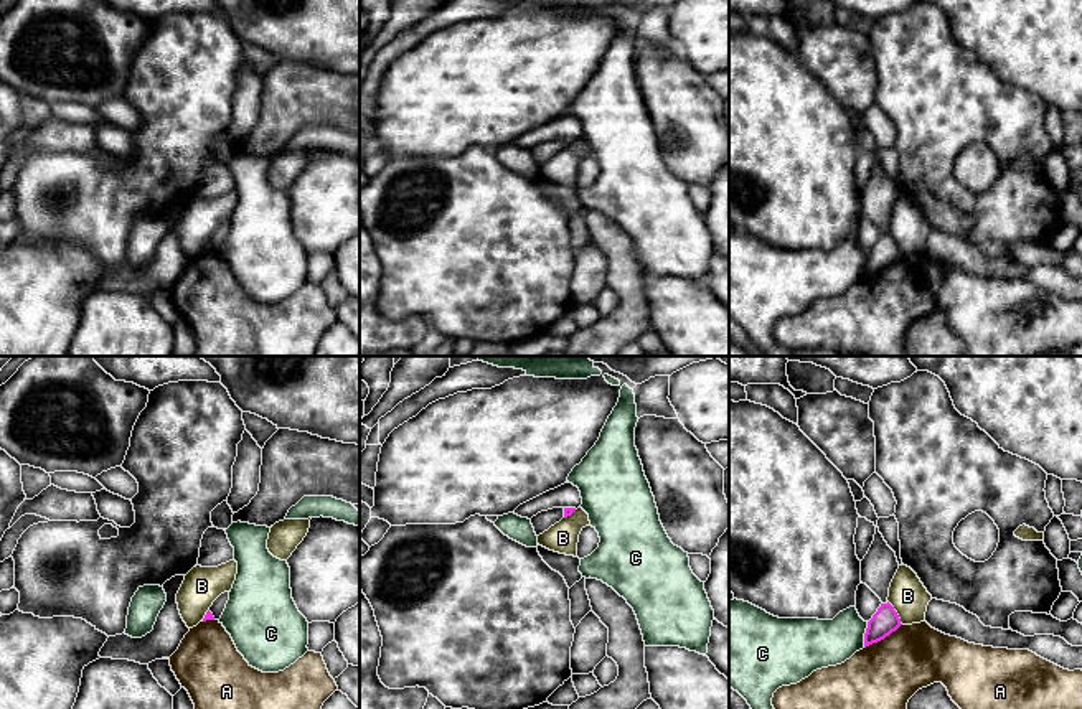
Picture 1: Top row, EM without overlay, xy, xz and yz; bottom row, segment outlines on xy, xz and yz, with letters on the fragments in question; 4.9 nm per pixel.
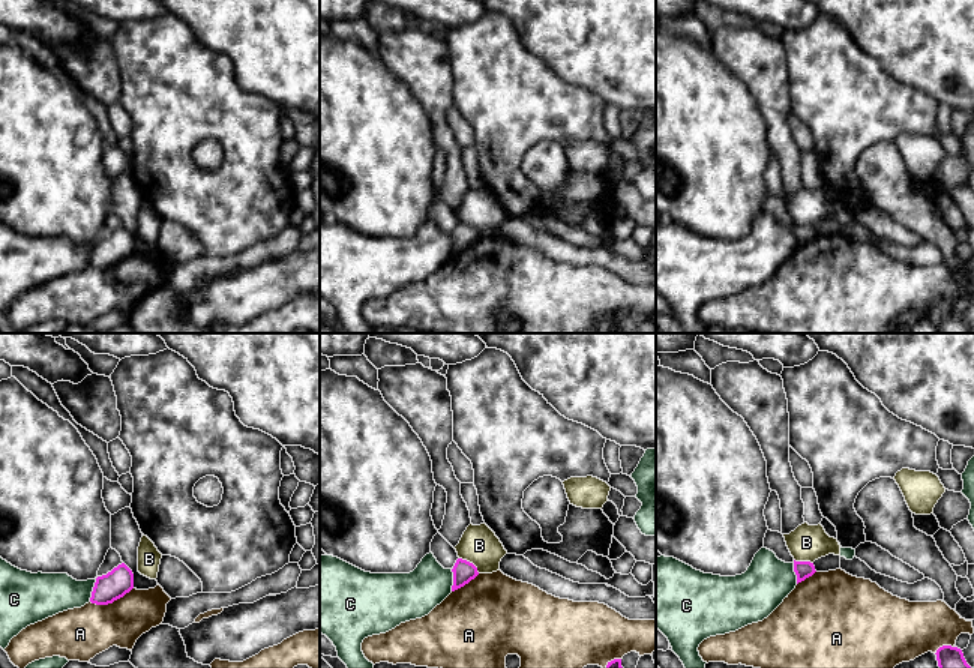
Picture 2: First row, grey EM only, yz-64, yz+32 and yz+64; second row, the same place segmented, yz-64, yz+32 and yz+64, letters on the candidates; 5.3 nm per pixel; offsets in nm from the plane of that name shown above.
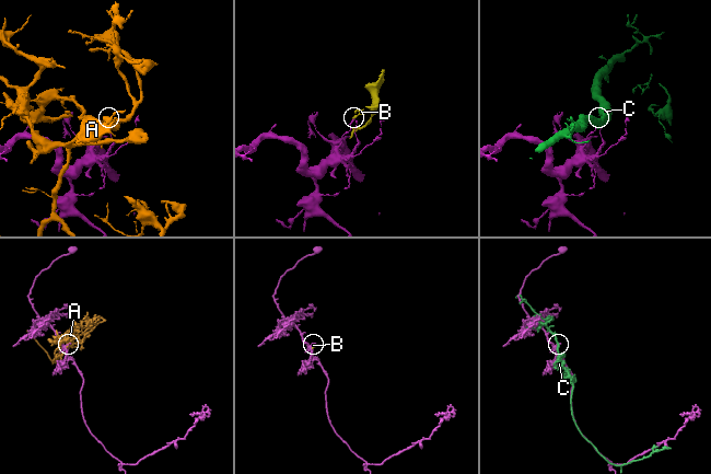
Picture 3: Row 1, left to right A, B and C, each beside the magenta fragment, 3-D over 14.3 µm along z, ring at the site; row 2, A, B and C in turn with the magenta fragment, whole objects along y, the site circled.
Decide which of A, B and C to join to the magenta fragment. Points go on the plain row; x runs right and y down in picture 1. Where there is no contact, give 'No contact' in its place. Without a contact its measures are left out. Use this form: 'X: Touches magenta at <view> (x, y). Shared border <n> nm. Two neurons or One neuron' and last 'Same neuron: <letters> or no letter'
A: Touches magenta at yz (883, 269). Shared border 220 nm. Two neurons
B: Touches magenta at yz (896, 243). Shared border 140 nm. Two neurons
C: Touches magenta at yz (865, 266). Shared border 130 nm. Two neurons
Same neuron: no letter

